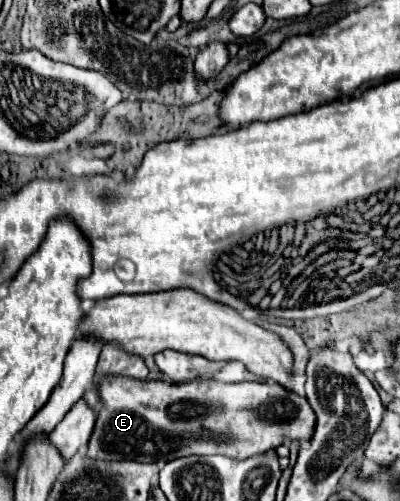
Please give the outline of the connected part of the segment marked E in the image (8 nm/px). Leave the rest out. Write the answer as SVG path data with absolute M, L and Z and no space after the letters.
M108 378L108 382L104 382L104 386L100 388L100 396L104 398L104 406L98 412L96 418L96 426L92 432L92 438L88 442L88 458L92 460L136 460L136 462L170 462L174 458L182 458L182 456L192 456L192 454L222 454L234 460L246 460L252 454L260 454L272 448L278 448L280 444L284 444L286 440L306 440L308 436L312 436L312 426L316 424L316 416L314 410L310 408L308 400L292 390L286 390L284 386L280 386L278 382L218 382L218 380L204 380L204 382L186 382L186 384L166 384L160 380L150 380L150 382L136 382L132 378Z

